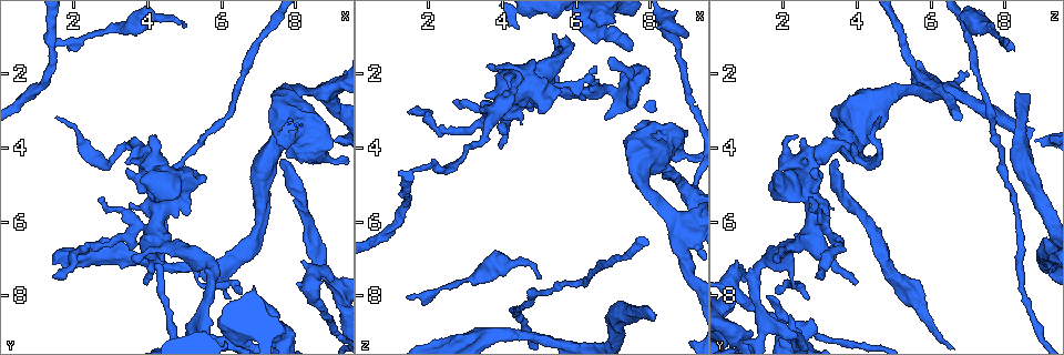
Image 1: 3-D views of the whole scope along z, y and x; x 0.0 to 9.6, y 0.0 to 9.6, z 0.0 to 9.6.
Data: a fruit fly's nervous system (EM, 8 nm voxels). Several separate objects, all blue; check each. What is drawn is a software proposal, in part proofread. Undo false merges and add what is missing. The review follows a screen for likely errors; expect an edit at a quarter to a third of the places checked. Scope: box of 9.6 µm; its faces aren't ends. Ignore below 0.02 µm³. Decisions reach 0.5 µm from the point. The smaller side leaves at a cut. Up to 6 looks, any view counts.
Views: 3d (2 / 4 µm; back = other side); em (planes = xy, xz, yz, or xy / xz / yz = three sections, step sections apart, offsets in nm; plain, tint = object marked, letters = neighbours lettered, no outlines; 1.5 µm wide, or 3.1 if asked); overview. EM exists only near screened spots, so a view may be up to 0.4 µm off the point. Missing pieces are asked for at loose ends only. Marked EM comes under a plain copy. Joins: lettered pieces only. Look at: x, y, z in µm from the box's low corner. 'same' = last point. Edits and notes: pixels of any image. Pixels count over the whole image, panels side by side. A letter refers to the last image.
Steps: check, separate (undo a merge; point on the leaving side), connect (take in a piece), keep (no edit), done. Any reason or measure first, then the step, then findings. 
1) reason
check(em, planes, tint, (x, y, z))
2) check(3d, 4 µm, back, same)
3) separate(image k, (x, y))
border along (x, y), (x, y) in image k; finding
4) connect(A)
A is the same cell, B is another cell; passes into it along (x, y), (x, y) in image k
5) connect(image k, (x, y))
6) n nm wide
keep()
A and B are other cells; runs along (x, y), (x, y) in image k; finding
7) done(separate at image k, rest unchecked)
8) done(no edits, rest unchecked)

long arm stops here
check(em, xy, step 8, letters, (1.55, 3.20, 4.65))

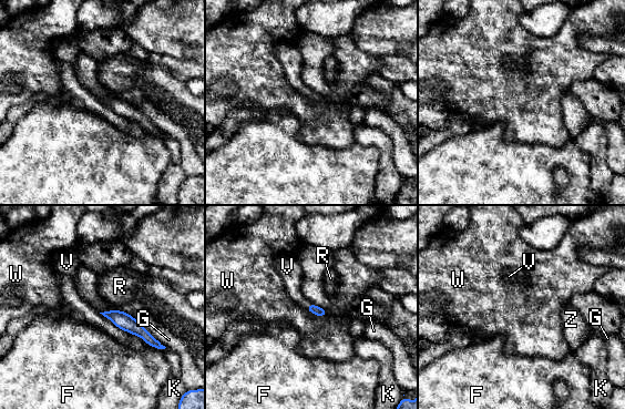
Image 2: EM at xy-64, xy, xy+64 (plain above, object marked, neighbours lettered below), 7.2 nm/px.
70 nm wide
connect(V)
V is the same cell, F, G, K, R, W and Z are other cells; passes into it along (313, 308), (309, 305), (293, 276) in image 2; the cell continues

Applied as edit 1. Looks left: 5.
see it whole again
check(overview)

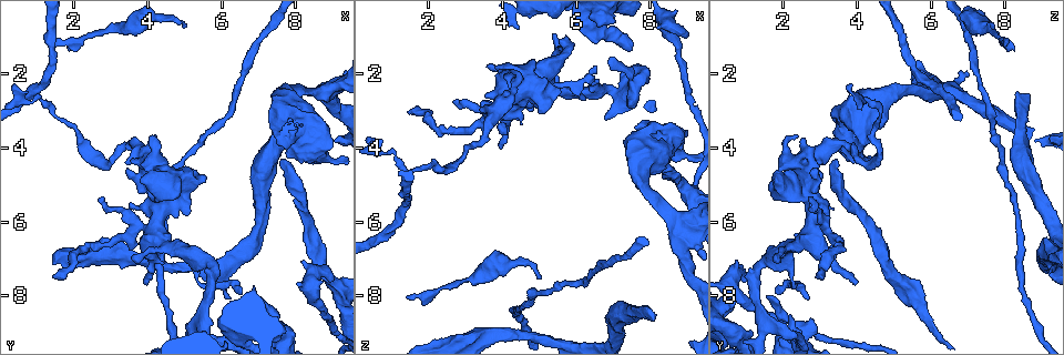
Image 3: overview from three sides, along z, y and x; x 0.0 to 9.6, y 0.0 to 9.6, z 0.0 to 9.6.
free end
check(3d, 2 µm, (5.00, 0.80, 7.50))

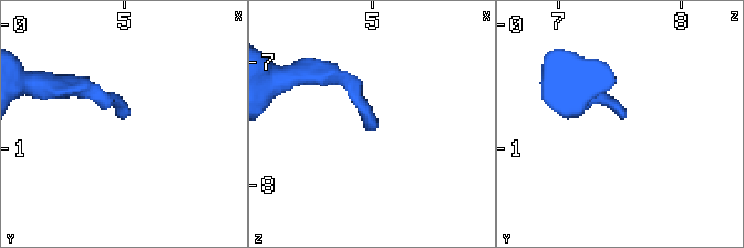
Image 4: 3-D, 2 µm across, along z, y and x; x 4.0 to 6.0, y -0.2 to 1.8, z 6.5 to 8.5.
need the tissue
check(em, planes, letters, (4.96, 0.74, 7.56))

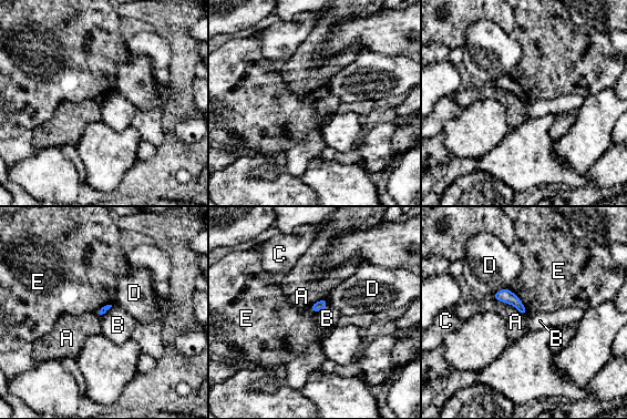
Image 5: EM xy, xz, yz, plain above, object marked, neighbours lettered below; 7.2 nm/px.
A touches over 240 nm
keep()
A, B, C, D and E are other cells; border along (327, 303), (324, 308), (315, 313) in image 5; no lettered piece goes on from it

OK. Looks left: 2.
branch stops here
check(em, planes, letters, (8.05, 2.60, 8.70))

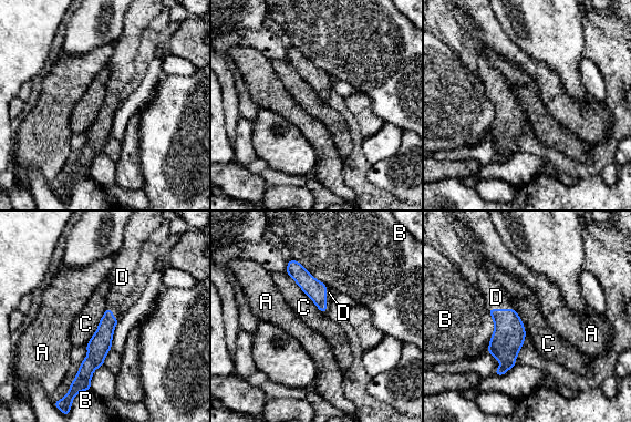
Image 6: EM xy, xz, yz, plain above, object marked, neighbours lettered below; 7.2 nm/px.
connect(D)
D is the same cell, A, B and C are other cells; passes into it along (508, 336), (502, 309), (496, 297) in image 6; it goes on there

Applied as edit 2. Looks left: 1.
done(connect at image 2, connect at image 6, rest unchecked)

